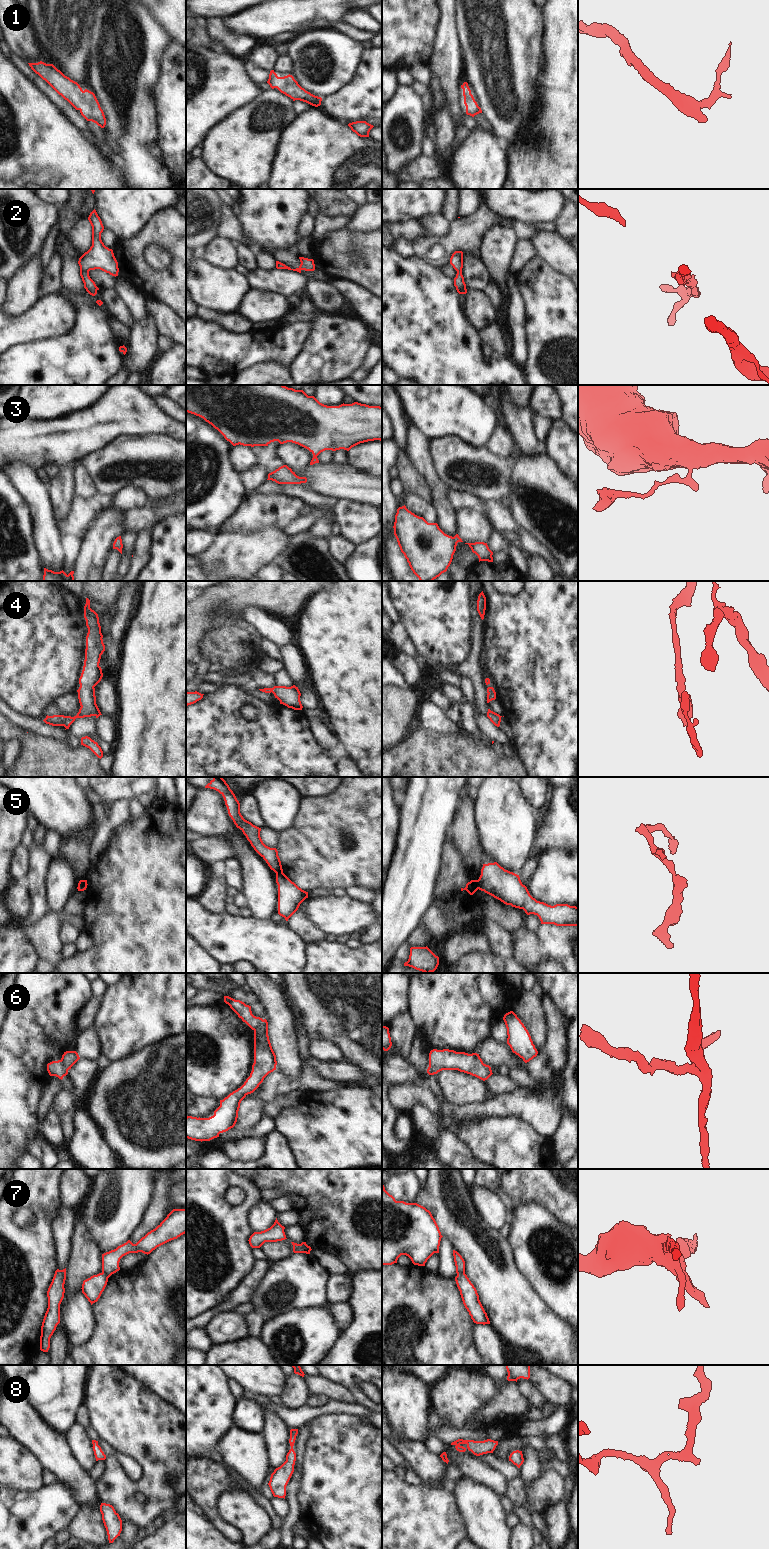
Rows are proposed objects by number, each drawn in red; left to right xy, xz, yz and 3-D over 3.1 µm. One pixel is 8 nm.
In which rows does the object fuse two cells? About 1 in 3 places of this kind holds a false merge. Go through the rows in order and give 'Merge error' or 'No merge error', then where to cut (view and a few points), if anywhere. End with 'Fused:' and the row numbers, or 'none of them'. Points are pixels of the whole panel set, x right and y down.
1: No merge error. No split
2: No merge error. No split
3: No merge error. No split
4: No merge error. No split
5: Merge error. Split along yz (476, 880), (479, 888)
6: Merge error. Split along xz (263, 1020), (260, 1025), (253, 1029)
7: Merge error. Split along xz (299, 1244), (303, 1252)
8: No merge error. No split
Fused: 5, 6, 7.

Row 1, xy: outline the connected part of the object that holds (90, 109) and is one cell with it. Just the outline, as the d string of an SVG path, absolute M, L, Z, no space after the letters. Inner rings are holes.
M42 61L38 63L28 63L31 69L38 74L43 80L45 80L59 95L67 100L76 110L79 110L81 115L87 120L96 123L101 128L106 125L106 118L95 94L87 89L84 91L80 85L65 76L60 70L58 70L53 64L46 64Z

